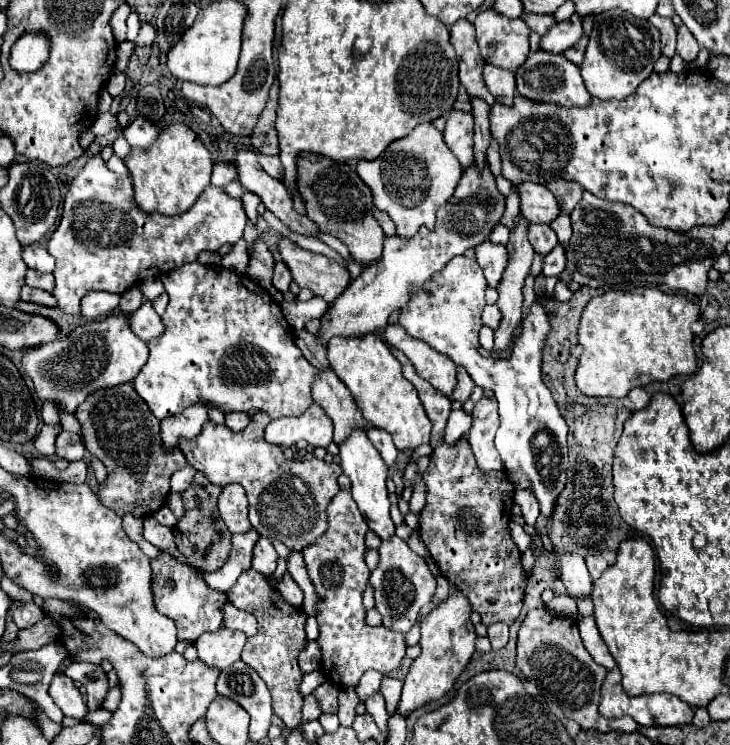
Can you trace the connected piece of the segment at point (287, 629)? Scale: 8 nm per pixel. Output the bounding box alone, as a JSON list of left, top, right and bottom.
[226,569,308,729]

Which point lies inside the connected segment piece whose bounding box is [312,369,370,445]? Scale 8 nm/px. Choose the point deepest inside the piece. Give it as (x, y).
(329, 392)

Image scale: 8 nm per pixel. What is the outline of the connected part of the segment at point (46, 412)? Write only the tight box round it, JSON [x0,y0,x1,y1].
[40,401,60,425]

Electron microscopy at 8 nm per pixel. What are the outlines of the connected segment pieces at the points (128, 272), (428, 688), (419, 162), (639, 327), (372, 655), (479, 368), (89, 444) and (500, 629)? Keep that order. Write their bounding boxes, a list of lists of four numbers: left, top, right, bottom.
[[48,155,248,315],[398,591,474,713],[356,123,462,239],[576,289,700,397],[304,491,406,685],[400,255,568,519],[74,383,188,519],[487,622,509,650]]

